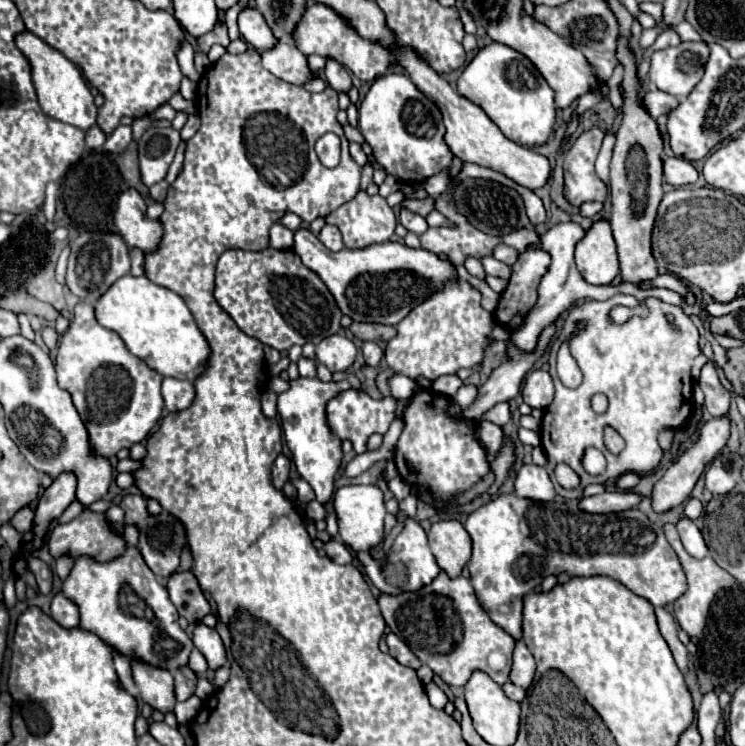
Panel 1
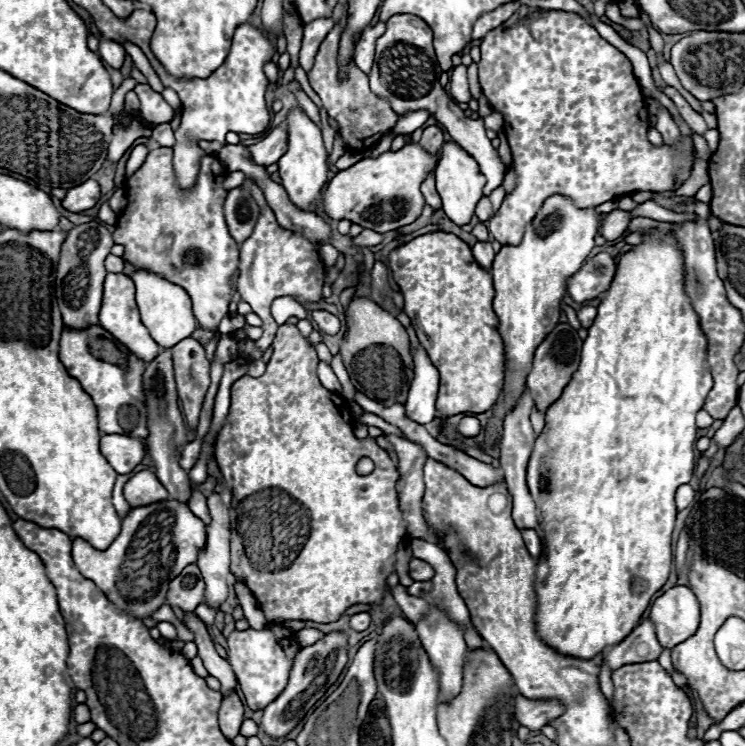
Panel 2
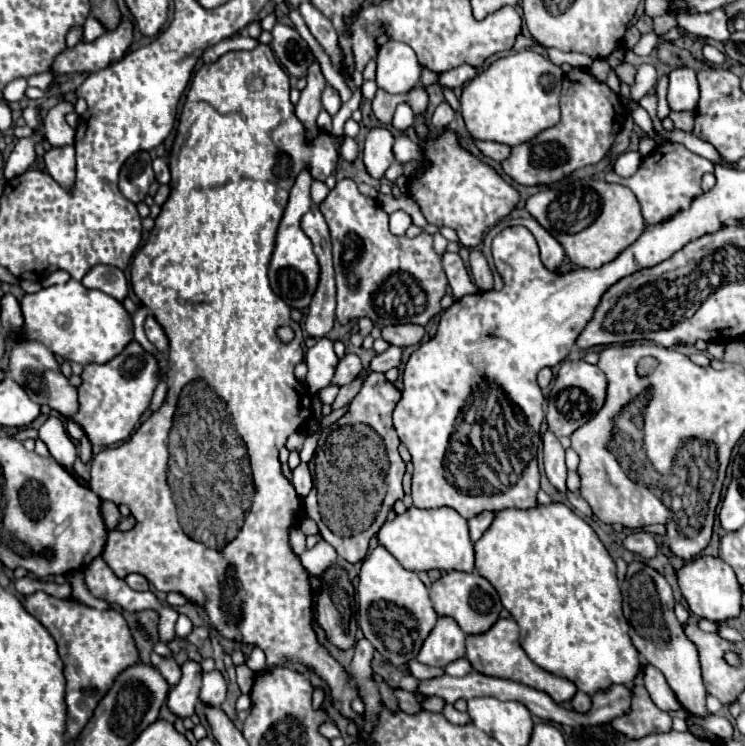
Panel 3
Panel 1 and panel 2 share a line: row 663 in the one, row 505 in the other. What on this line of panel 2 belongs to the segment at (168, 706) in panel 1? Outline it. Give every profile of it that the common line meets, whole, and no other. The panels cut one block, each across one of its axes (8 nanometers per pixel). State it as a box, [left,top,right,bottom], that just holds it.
[124,470,168,506]

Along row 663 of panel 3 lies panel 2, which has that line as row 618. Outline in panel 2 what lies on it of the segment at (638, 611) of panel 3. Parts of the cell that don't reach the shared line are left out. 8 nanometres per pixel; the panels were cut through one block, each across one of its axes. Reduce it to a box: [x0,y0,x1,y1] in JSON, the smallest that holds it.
[648,586,700,648]

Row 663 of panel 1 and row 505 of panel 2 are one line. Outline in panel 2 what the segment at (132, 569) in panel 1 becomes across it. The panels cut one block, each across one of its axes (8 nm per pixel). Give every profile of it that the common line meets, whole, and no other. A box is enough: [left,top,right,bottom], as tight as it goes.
[72,498,206,618]

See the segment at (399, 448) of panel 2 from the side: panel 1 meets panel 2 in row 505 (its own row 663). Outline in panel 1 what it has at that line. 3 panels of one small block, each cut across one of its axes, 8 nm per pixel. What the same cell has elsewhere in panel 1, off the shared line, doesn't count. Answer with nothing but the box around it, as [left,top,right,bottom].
[386,632,420,670]

